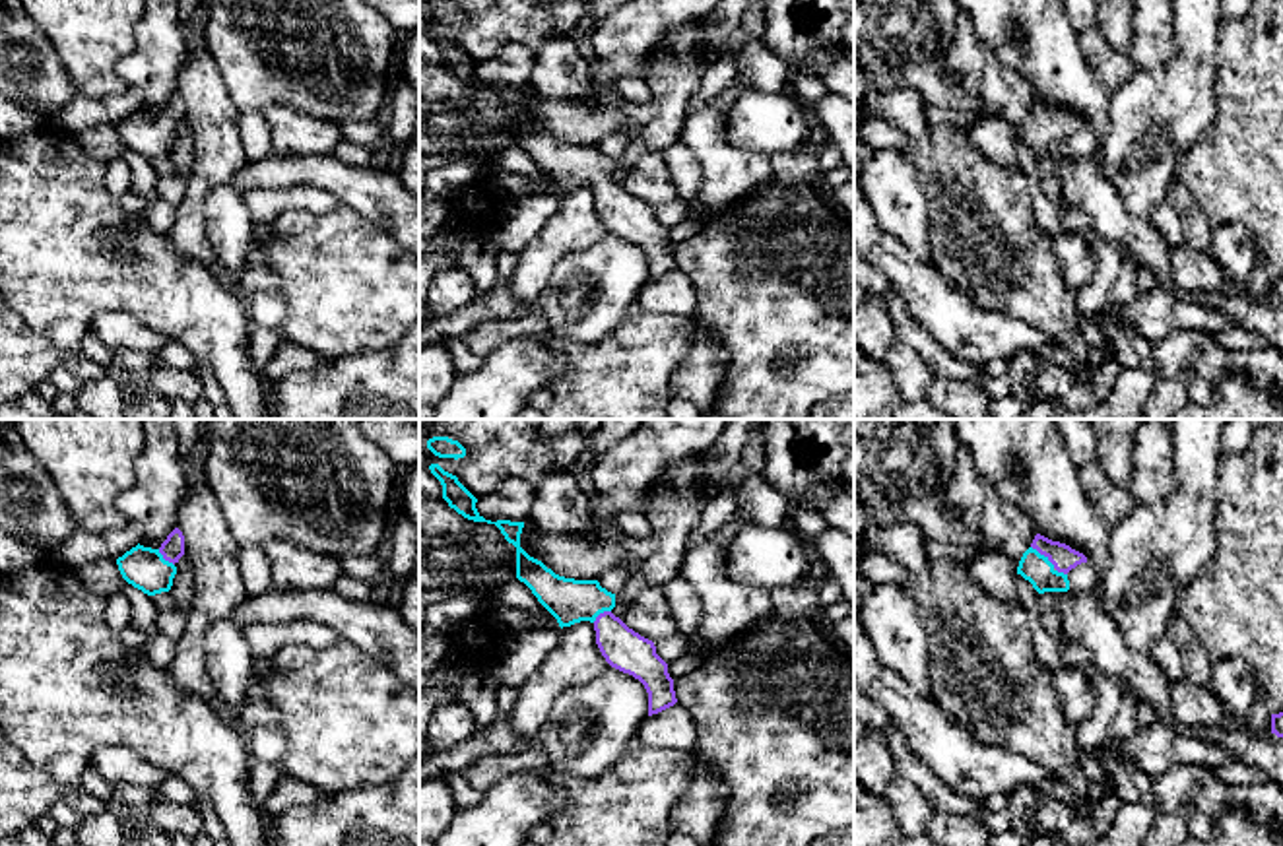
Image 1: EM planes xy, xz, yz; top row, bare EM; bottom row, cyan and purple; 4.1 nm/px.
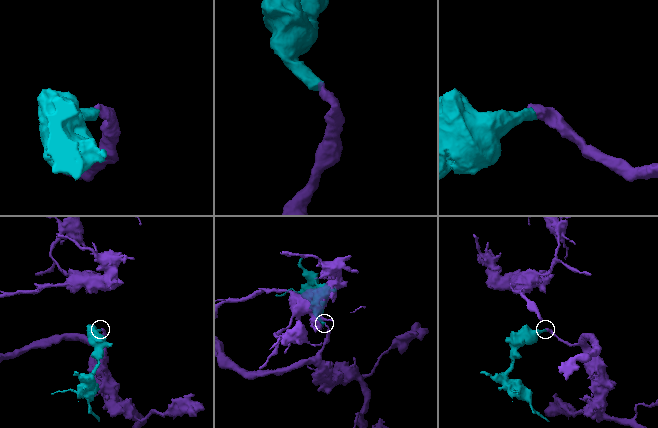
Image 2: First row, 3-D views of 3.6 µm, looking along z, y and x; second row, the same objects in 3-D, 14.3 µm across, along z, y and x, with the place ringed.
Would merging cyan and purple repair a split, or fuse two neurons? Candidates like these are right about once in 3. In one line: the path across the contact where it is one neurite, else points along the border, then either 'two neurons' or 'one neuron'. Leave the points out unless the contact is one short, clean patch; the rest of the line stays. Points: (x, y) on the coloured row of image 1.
way yz (1037, 569), (1049, 561), (1060, 555); one neuron

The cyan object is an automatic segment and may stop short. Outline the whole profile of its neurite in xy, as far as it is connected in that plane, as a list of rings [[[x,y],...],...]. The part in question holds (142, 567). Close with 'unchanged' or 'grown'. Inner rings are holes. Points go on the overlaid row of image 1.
[[[175,528],[159,549],[136,545],[116,559],[122,578],[148,596],[169,592],[177,563],[184,555],[184,536]]]; grown

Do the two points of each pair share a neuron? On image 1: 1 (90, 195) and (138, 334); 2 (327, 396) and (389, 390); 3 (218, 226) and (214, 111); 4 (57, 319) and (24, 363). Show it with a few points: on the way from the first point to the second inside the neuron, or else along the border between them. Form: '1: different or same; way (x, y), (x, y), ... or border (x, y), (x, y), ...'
1: different; border (90, 323), (101, 313), (125, 311), (169, 340)
2: same; way (342, 394), (373, 390)
3: different; border (228, 183), (220, 183), (204, 202), (204, 231)
4: different; border (20, 315), (30, 326), (61, 348), (78, 352)

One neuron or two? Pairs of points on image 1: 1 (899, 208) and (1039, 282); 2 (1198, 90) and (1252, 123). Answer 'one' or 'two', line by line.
1: two
2: two

